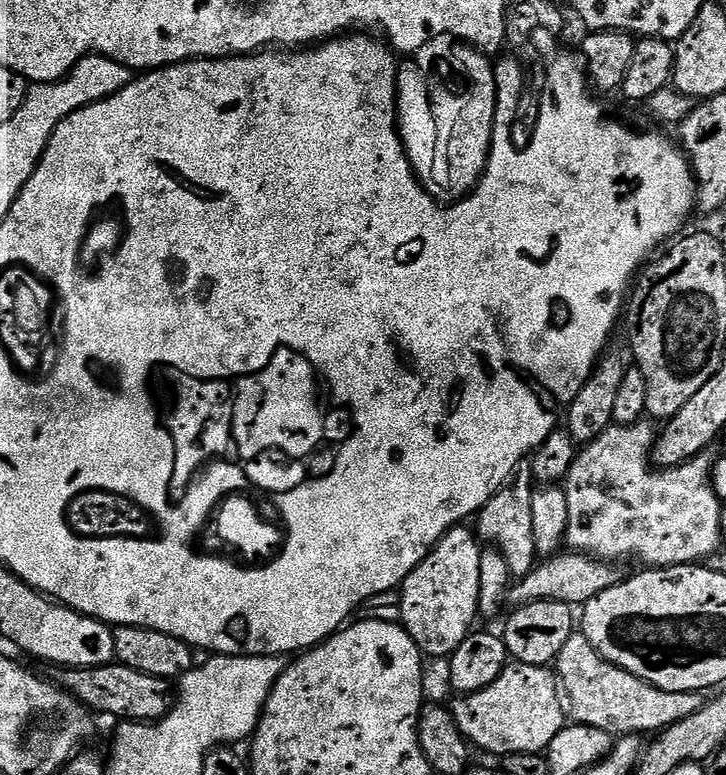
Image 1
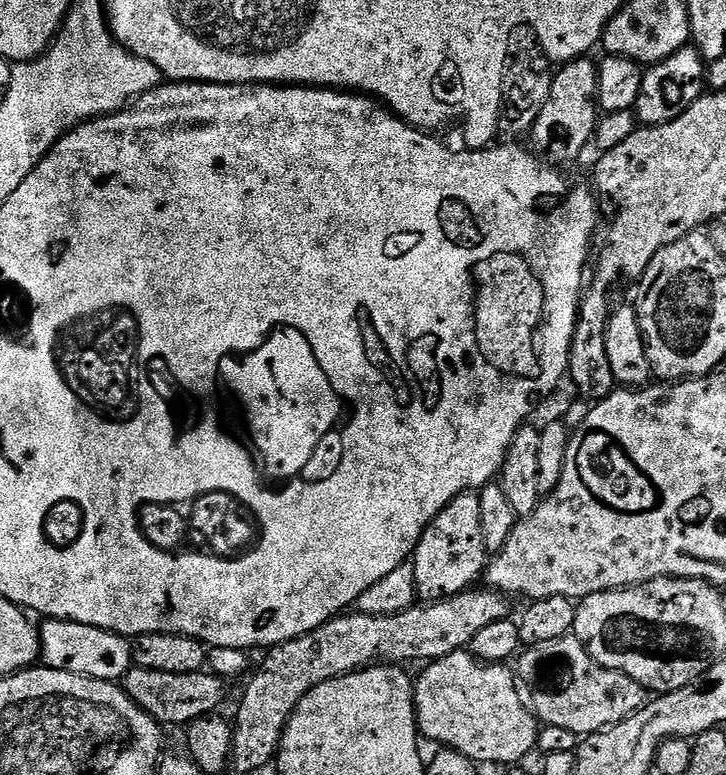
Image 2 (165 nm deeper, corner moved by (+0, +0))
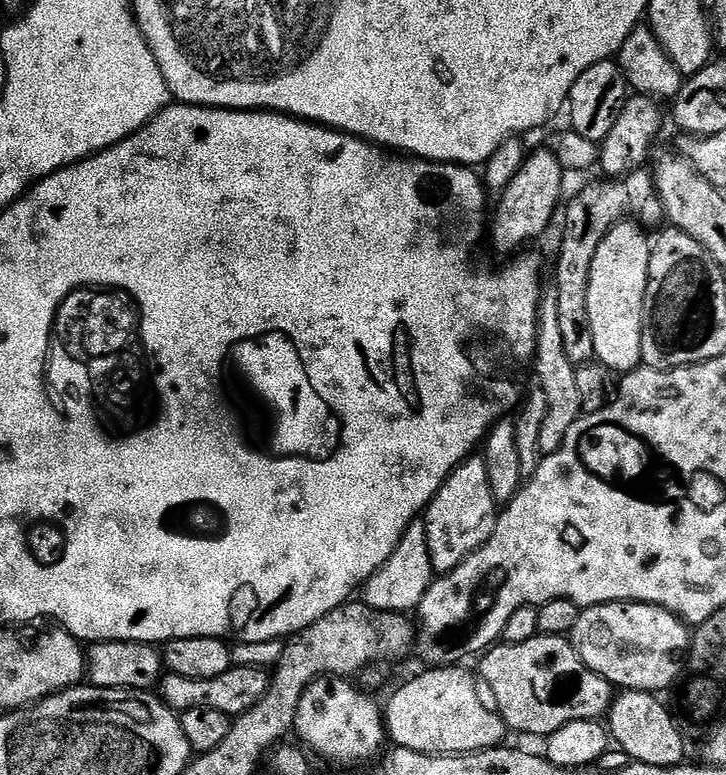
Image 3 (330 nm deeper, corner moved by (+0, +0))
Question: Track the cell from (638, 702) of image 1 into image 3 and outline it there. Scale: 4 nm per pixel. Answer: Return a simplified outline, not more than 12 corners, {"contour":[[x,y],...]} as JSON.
{"contour":[[571,639],[497,642],[479,679],[511,731],[599,721],[613,684]]}

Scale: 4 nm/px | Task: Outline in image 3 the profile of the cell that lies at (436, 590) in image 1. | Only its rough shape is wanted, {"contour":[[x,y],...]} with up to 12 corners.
{"contour":[[483,455],[428,503],[433,573],[462,566],[494,534]]}

